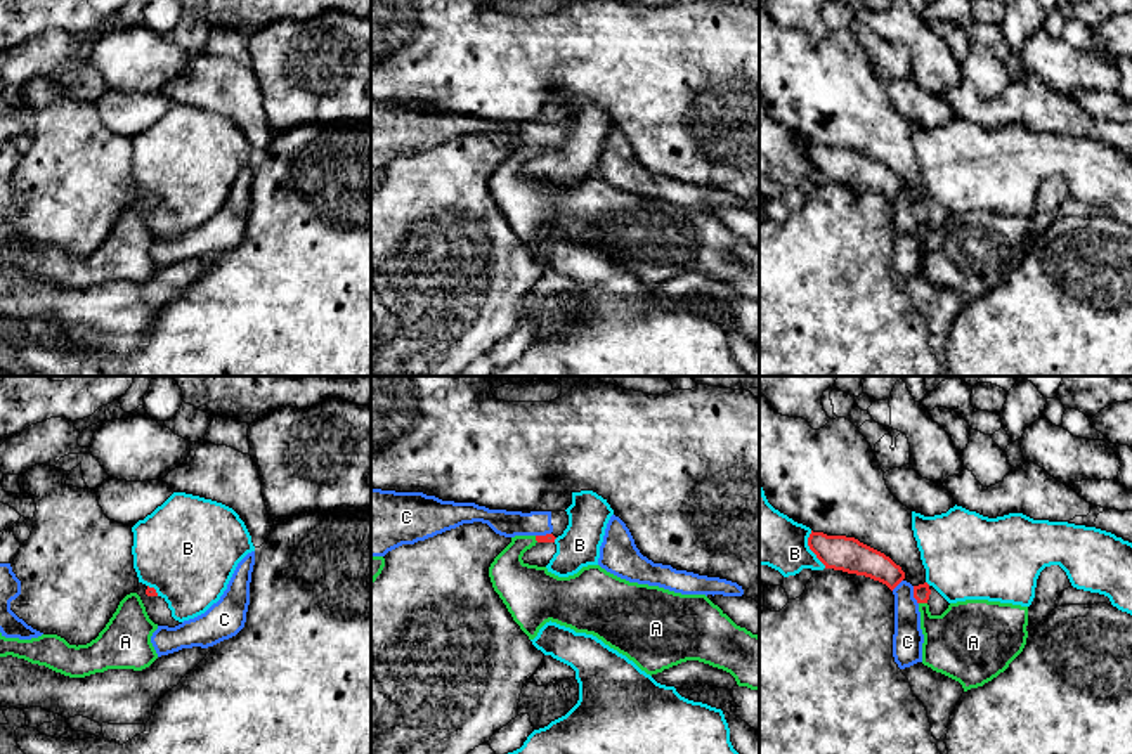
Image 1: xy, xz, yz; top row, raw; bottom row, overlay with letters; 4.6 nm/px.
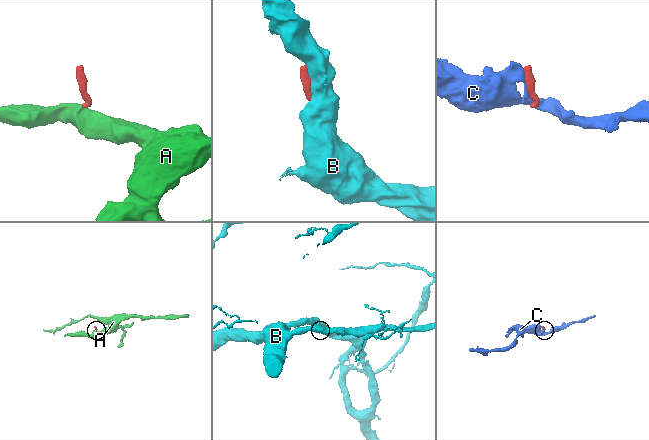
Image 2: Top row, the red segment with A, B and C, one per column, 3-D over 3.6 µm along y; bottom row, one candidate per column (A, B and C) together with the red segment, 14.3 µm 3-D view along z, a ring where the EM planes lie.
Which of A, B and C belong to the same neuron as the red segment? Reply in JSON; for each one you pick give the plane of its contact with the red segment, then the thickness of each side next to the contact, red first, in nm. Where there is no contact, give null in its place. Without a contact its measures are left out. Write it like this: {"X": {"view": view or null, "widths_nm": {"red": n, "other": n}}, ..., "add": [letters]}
{"A": {"view": "yz", "widths_nm": {"red": 80, "other": 320}}, "add": ["A"]}

